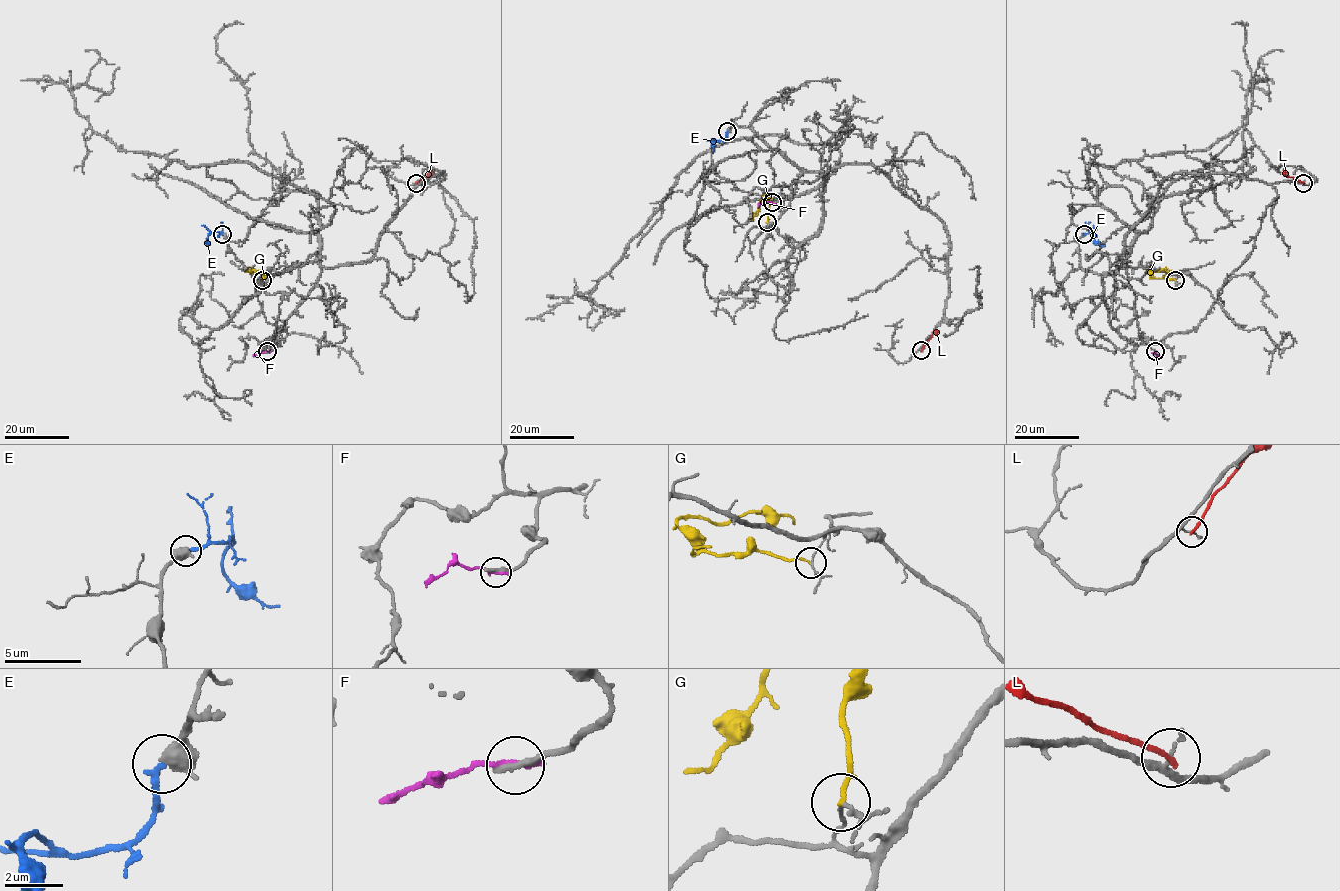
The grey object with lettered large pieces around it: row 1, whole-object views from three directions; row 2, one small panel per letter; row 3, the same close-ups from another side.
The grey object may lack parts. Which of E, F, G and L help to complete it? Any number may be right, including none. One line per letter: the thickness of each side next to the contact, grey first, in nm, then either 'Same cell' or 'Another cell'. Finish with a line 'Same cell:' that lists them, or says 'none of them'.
E: Thickness 360 nm (grey) against 240 nm. Same cell
F: Thickness 320 nm (grey) against 200 nm. Another cell
G: Thickness 100 nm (grey) against 140 nm. Another cell
L: Thickness 130 nm (grey) against 190 nm. Another cell
Same cell: E

